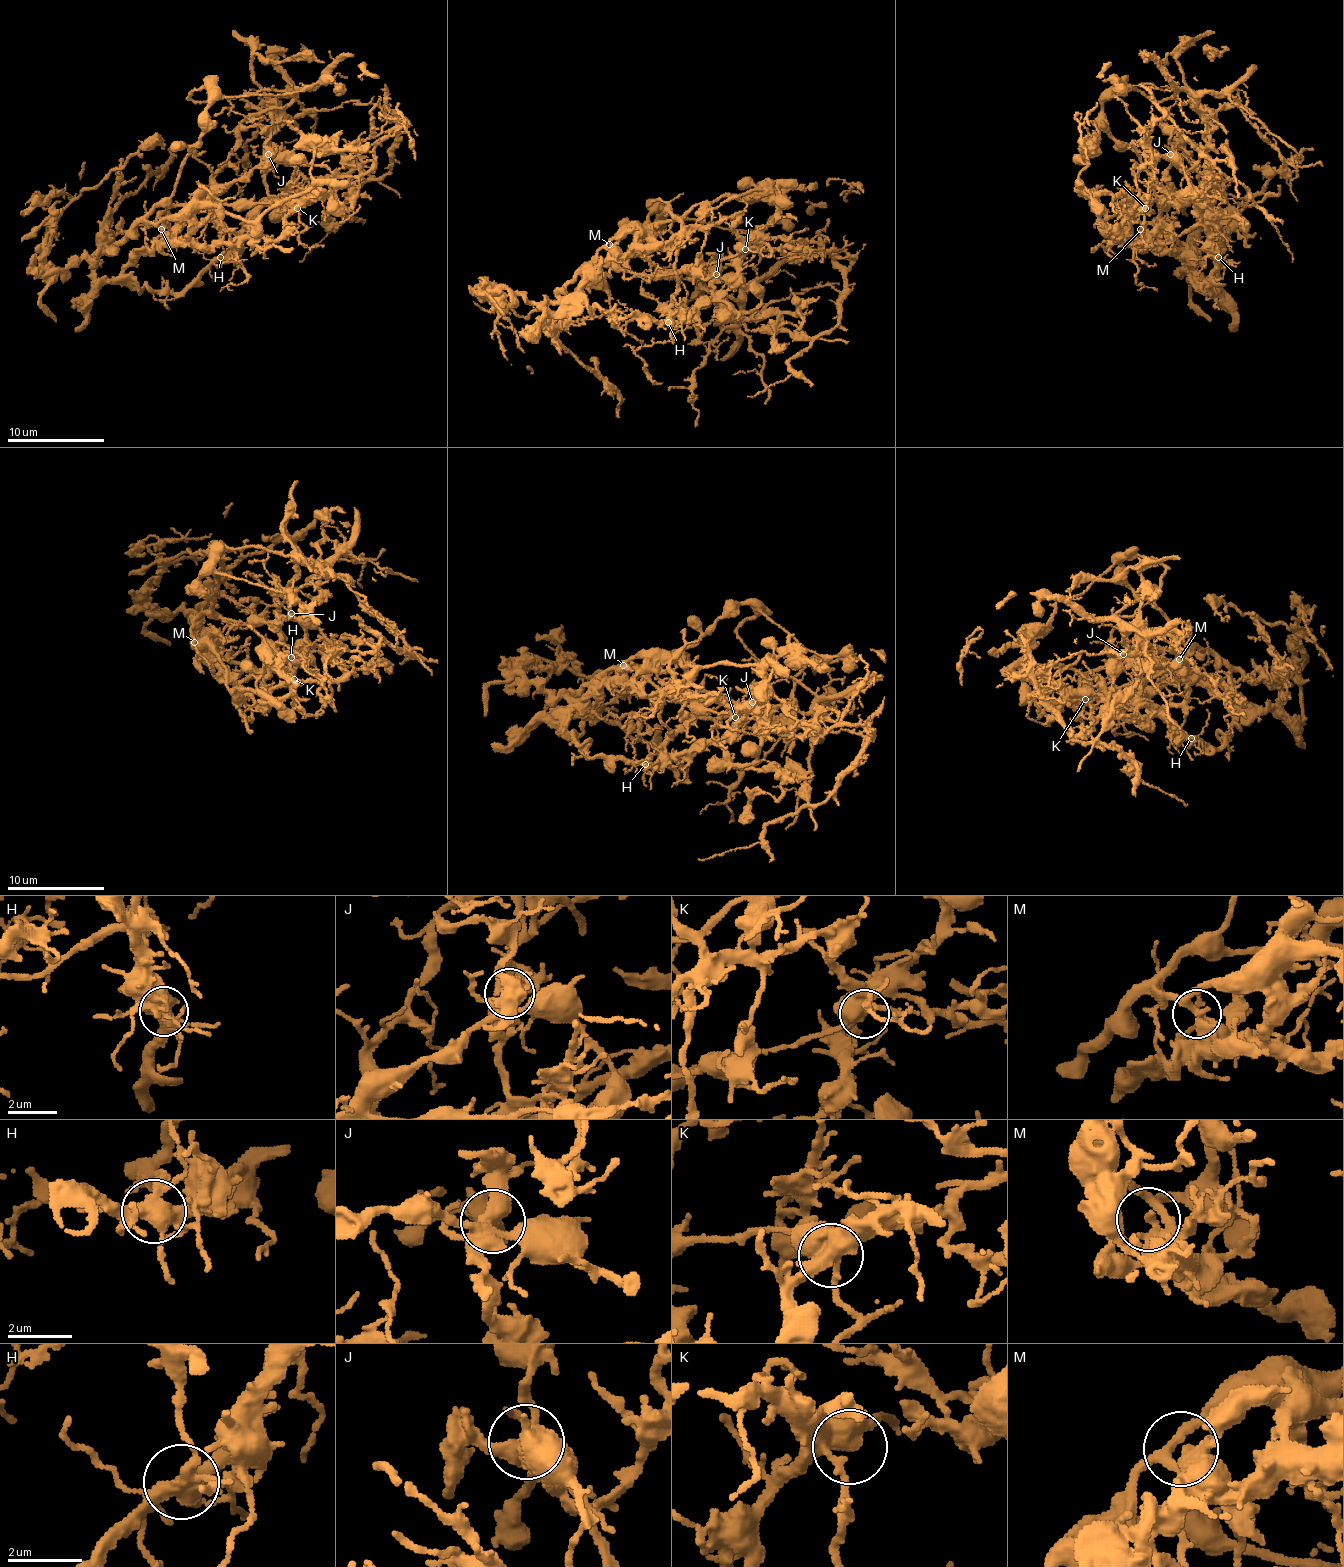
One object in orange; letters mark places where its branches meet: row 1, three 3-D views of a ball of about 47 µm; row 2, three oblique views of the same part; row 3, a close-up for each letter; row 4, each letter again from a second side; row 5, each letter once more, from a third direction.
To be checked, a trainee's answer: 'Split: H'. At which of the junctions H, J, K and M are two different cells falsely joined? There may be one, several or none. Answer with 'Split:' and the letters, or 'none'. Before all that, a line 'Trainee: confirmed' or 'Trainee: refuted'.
Trainee: confirmed
Split: H

